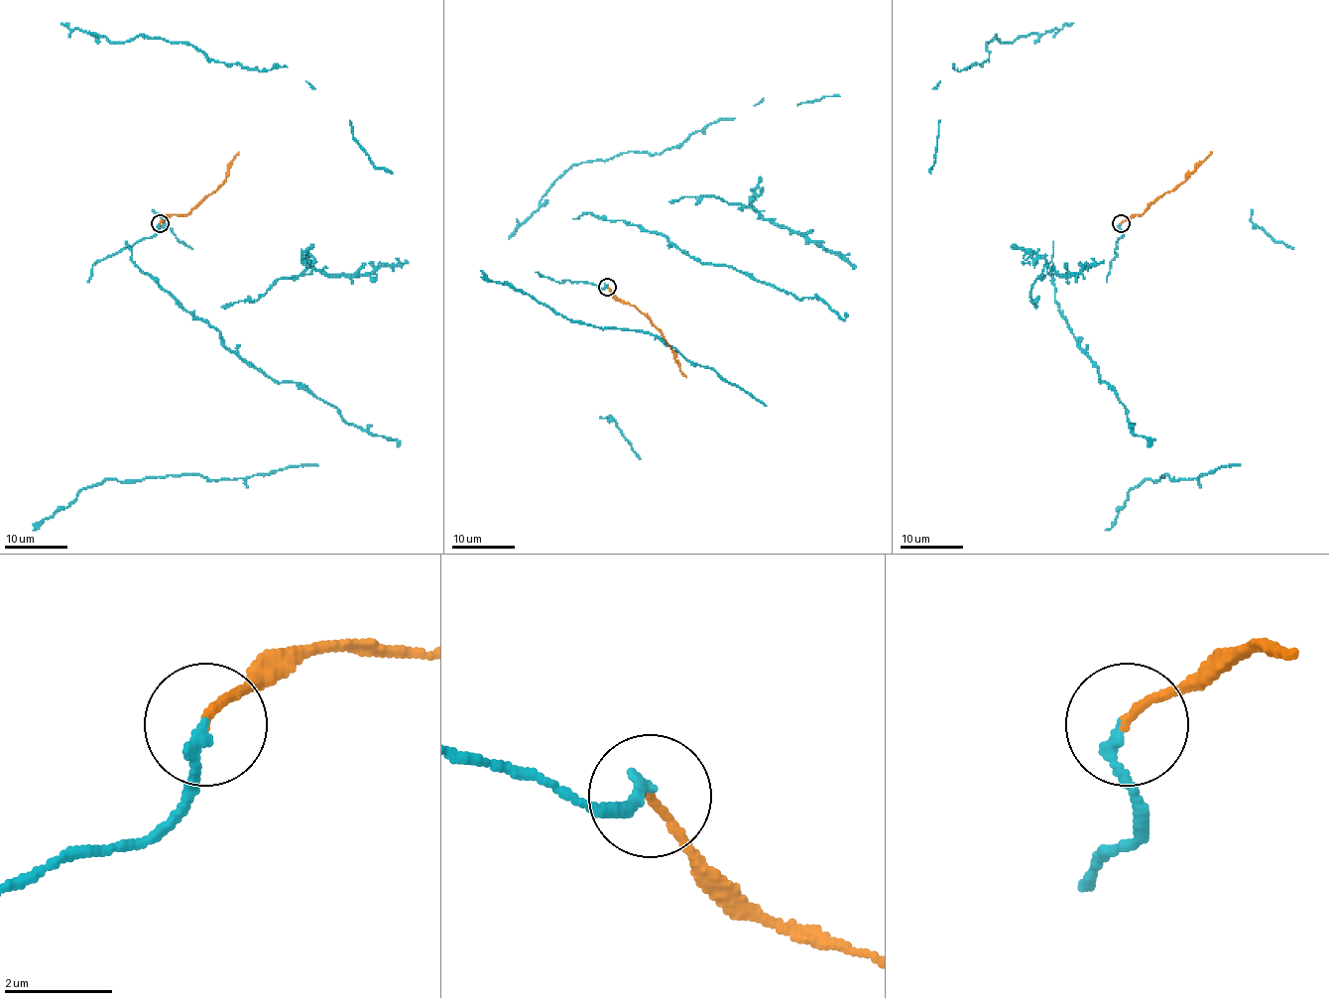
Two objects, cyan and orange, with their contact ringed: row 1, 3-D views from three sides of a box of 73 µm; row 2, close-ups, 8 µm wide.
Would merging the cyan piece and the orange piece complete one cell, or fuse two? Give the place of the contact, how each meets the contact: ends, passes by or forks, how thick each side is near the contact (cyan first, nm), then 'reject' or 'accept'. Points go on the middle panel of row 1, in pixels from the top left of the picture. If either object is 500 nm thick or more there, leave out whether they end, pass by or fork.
place (607, 287); cyan ends; orange ends; calibres 170 and 150 nm; accept

